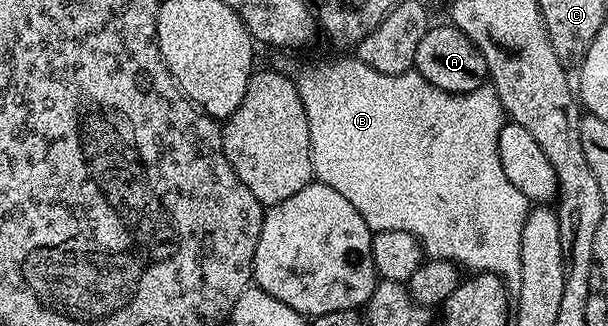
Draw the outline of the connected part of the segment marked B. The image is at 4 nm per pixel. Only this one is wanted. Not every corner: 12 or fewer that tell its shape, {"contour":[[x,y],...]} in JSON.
{"contour":[[295,74],[316,181],[429,258],[521,283],[492,85]]}

